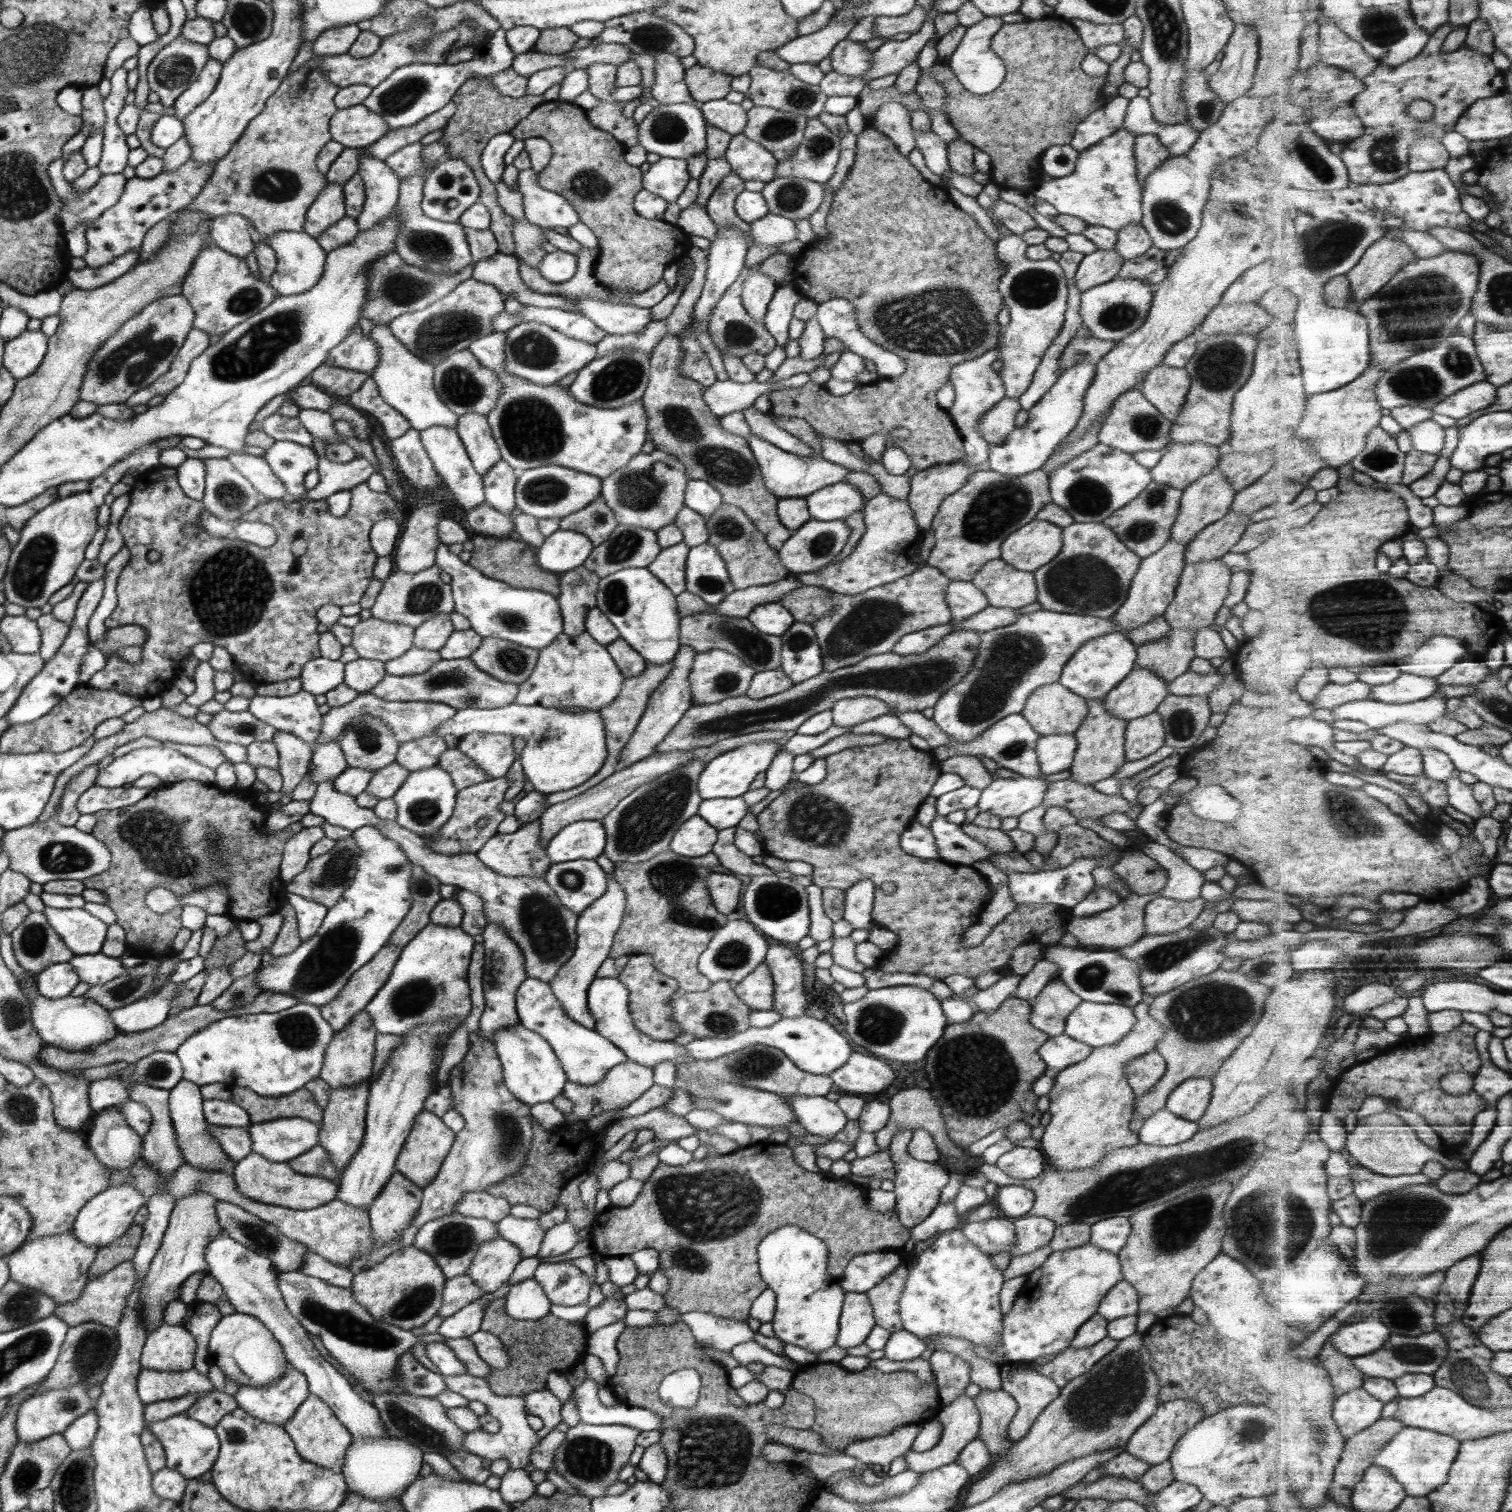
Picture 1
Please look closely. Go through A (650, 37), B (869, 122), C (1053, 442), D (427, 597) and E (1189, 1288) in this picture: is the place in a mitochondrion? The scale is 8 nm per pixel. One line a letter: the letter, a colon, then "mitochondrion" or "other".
A: mitochondrion
B: other
C: other
D: mitochondrion
E: other

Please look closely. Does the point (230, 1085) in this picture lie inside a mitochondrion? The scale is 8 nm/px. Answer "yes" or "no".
no

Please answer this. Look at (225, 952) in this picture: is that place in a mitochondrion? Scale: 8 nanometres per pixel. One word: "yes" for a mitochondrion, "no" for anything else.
yes

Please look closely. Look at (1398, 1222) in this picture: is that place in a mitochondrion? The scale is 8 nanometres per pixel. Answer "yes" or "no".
yes

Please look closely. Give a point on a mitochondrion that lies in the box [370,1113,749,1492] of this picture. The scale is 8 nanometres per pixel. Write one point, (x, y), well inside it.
(590, 1460)

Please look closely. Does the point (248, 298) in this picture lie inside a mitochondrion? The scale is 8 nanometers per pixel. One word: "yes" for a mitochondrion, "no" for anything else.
yes

